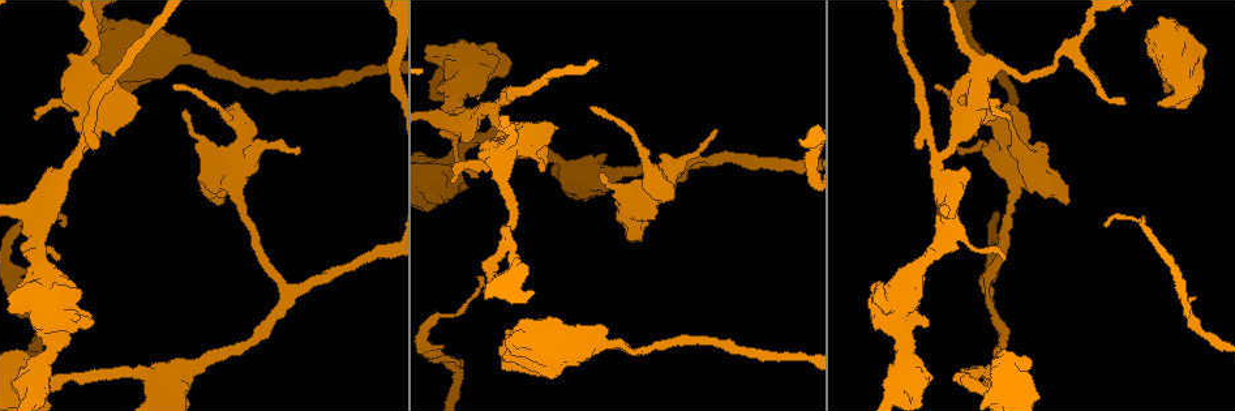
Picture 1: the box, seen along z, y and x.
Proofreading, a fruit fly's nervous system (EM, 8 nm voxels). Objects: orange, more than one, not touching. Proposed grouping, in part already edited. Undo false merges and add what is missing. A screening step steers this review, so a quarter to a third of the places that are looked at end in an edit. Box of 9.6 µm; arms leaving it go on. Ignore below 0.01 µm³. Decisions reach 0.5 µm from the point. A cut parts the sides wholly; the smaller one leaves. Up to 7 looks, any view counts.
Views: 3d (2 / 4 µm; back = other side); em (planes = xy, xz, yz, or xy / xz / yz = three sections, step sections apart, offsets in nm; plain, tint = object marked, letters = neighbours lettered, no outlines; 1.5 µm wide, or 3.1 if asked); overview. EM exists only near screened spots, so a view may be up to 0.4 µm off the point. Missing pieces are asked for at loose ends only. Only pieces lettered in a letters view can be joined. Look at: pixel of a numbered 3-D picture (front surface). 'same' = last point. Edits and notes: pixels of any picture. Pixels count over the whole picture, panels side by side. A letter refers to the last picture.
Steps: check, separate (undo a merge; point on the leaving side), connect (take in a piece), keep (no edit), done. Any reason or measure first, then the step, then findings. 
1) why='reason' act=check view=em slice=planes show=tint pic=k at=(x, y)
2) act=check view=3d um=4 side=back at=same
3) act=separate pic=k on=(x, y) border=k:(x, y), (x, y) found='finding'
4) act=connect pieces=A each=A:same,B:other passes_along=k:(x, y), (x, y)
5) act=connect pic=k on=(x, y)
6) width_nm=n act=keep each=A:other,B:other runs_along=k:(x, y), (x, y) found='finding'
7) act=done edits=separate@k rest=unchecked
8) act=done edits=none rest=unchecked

why='an open end' act=check view=3d um=4 pic=1 at=(33, 117)

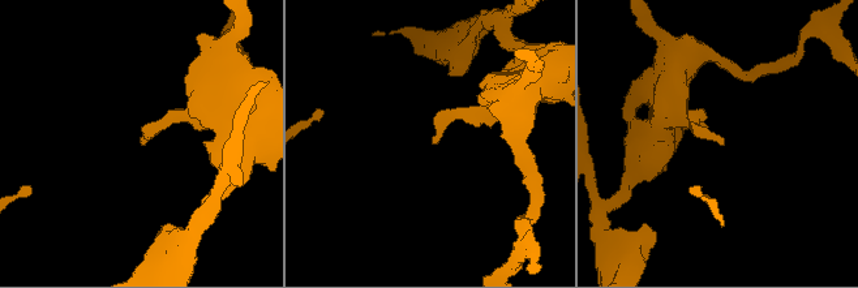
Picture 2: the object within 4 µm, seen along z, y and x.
why='now the EM' act=check view=em slice=planes show=letters pic=2 at=(143, 140)

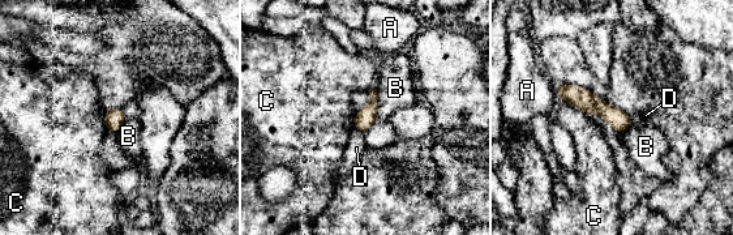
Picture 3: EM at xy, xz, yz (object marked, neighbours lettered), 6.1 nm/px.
act=keep each=A:other,B:other,C:other,D:other border=3:(558, 95), (578, 106), (588, 116) found='no lettered piece goes on from it'

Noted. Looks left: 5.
why='an open end' act=check view=3d um=2 side=back pic=1 at=(916, 143)

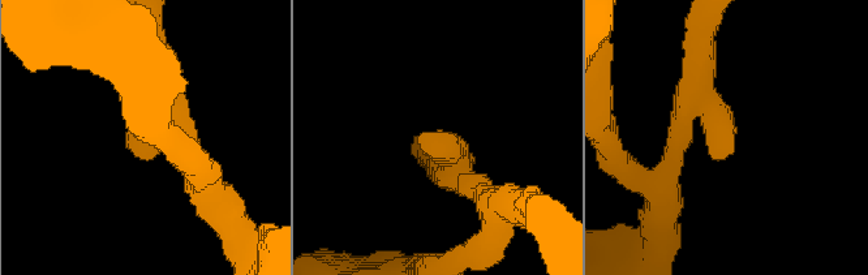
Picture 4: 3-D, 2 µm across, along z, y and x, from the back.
arm_widths_nm=190,220 why='need the tissue' act=check view=em slice=planes show=letters pic=4 at=(128, 145)

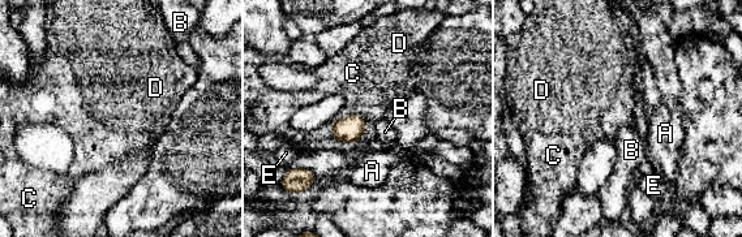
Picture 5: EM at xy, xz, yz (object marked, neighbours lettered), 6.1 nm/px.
width_nm=160 act=keep each=A:other,B:other,C:other,D:other,E:other border=5:(365, 119), (355, 141), (330, 133) found='none of them fits'

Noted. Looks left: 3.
why='an open end' act=check view=3d um=4 pic=1 at=(461, 367)

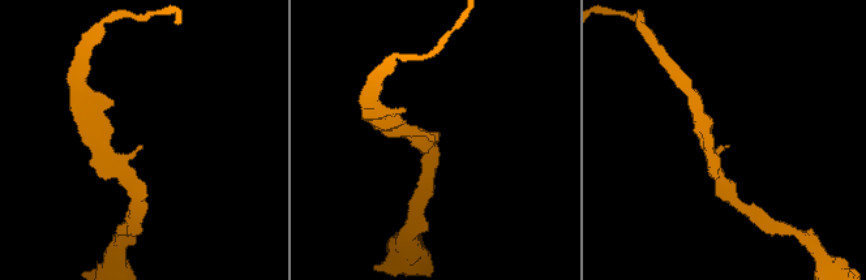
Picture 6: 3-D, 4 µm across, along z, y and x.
arm_widths_nm=180,200 act=check view=em slice=yz step=8 show=tint pic=6 at=(725, 146)

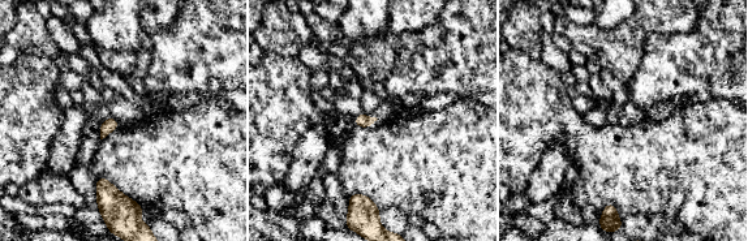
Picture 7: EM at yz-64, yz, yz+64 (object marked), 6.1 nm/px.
why='see the neighbours' act=check view=em slice=yz step=8 show=letters at=same

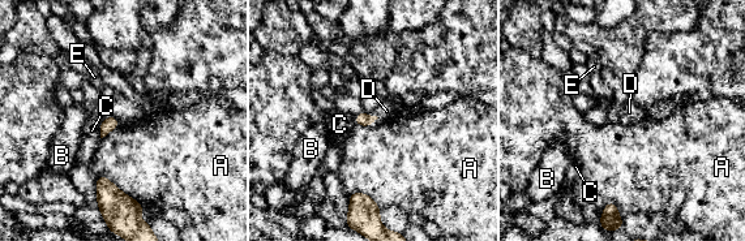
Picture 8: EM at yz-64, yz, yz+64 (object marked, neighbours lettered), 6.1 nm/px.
longest_contact=A:340nm act=connect pieces=D each=A:other,B:other,C:other,D:same,E:other found='it goes on there'

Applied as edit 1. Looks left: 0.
act=done edits=connect@8 rest=unchecked

